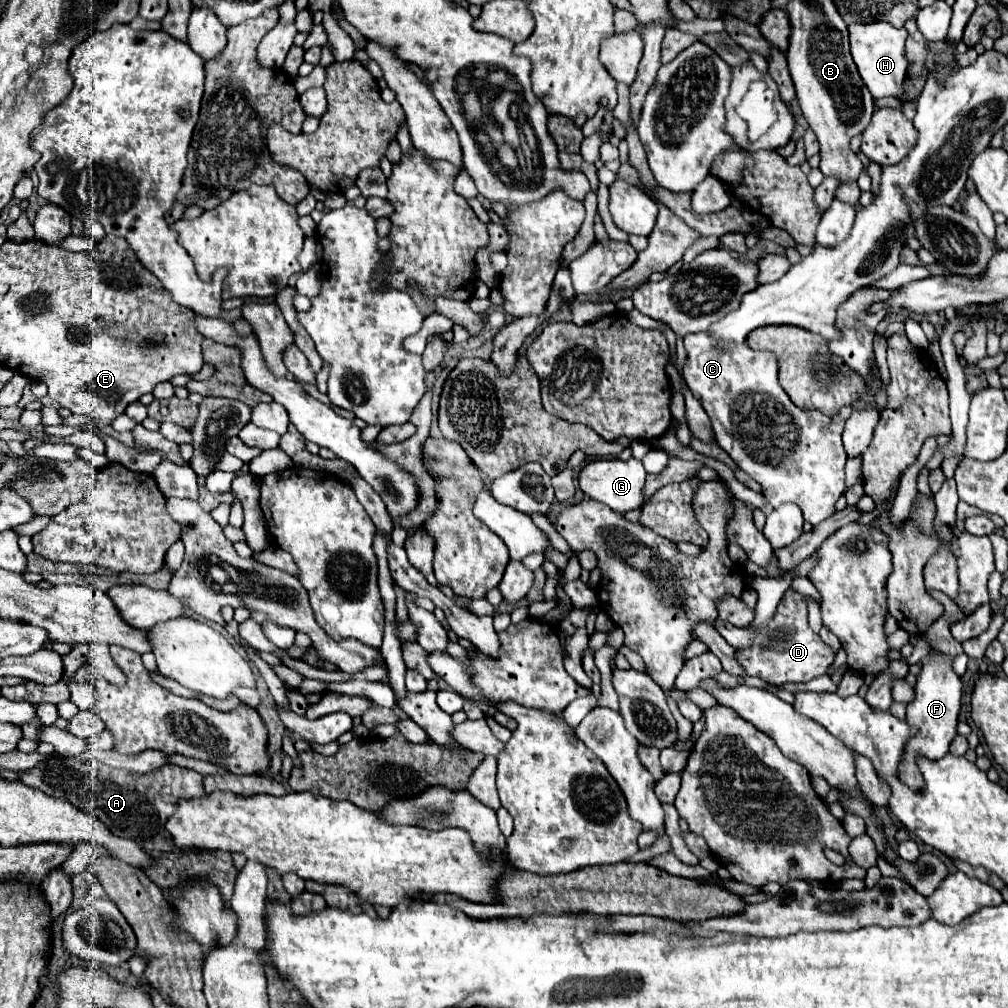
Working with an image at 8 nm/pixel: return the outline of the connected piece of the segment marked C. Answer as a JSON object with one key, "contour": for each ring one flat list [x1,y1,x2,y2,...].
{"contour":[[698,333,698,335,688,335,684,339,684,349,688,353,686,357,686,365,682,369,682,375,684,375,684,381,686,385,690,387,690,391,694,393,694,397,700,401,700,405,704,407,704,411,708,413,710,421,712,421,712,427,714,427,714,435,716,435,716,443,734,459,734,463,744,471,748,473,752,479,756,479,760,485,762,485,762,495,768,499,768,503,772,507,780,507,782,503,796,503,802,513,804,513,804,519,810,521,812,525,818,525,820,521,828,519,830,515,834,515,834,503,838,501,838,497,842,495,844,491,844,463,846,463,846,451,842,447,842,429,844,429,844,419,836,413,834,417,830,415,824,415,820,411,802,411,798,409,790,397,786,395,786,391,780,387,780,381,778,381,778,363,776,363,776,355,774,353,768,353,768,351,754,351,750,349,746,343,718,343,714,341,708,333]]}

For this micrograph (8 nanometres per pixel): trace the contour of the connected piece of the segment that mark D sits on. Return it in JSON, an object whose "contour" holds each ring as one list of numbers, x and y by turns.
{"contour":[[788,589,774,613,774,617,754,631,754,641,750,647,736,649,734,659,742,665,746,675,760,677,762,681,782,687,786,683,808,683,814,677,826,673,826,669,834,661,834,653,826,643,822,643,820,635,816,635,808,625,808,607,806,595,800,595,794,589]]}

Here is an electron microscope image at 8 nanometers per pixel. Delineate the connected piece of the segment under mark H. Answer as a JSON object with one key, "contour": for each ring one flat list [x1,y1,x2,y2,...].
{"contour":[[878,21,872,25,850,25,850,53,858,67,862,81,874,99,878,97,896,97,902,101,902,113,912,119,916,115,916,107,910,101,904,101,904,79,908,69,908,59,904,53,904,41,908,37,906,29,896,29,886,21]]}

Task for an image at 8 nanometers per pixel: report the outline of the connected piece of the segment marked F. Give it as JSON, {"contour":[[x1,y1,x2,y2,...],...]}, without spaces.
{"contour":[[928,655,922,659,922,671,918,675,916,683,916,699,906,709,906,723,916,727,918,733,908,739,902,761,898,765,898,779,910,787,912,791,924,789,922,773,916,765,916,757,922,755,926,759,942,759,948,753,950,741,956,737,956,723,958,723,958,711,960,711,960,699,962,699,962,681,952,671,952,659,946,655]]}

